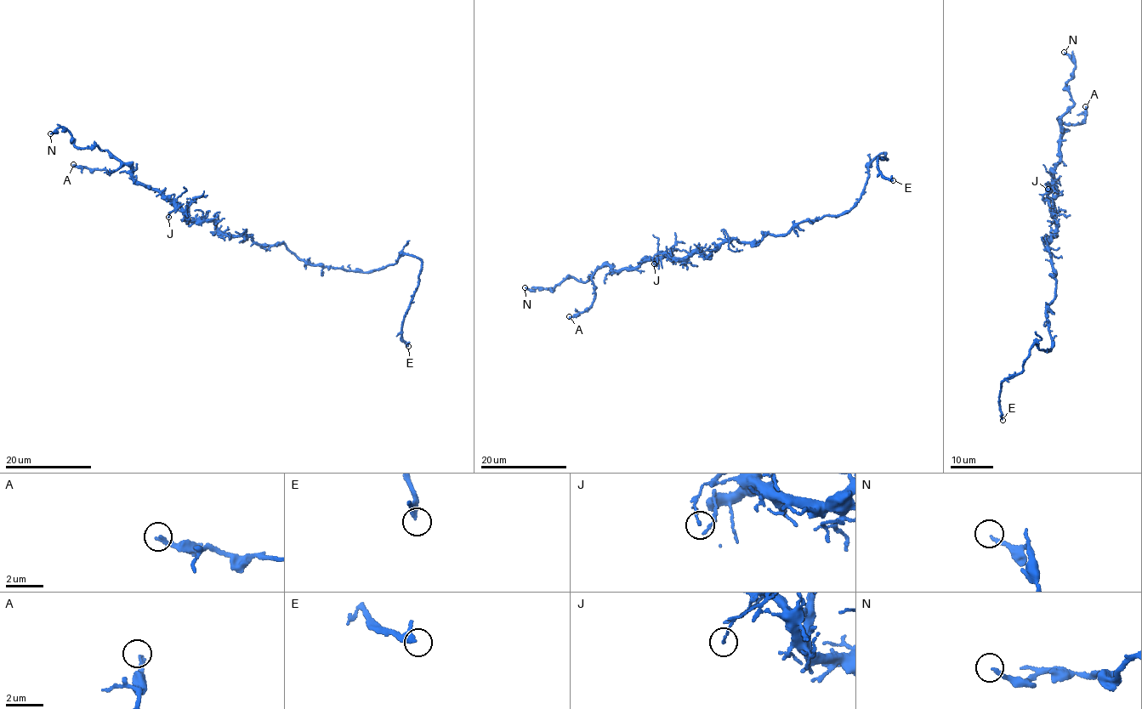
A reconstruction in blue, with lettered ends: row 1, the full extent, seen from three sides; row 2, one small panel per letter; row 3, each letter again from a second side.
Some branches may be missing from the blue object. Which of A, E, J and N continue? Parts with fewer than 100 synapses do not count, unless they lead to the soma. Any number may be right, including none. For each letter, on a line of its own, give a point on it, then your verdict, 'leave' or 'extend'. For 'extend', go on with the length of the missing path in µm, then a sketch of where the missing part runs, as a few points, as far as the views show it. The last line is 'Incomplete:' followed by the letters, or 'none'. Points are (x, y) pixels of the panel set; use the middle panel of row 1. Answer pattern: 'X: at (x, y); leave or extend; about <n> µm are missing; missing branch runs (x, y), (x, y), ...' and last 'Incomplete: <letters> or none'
A: at (569, 316); leave
E: at (893, 180); extend; about 3 µm are missing
J: at (654, 263); leave
N: at (525, 287); leave
Incomplete: E

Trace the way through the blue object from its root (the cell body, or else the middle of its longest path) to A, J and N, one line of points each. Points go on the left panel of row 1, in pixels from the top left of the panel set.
A: (262, 244), (221, 232), (211, 220), (190, 219), (135, 179), (130, 165), (109, 174), (105, 168), (73, 164)
J: (262, 244), (250, 236), (221, 232), (211, 220), (192, 220), (178, 210), (173, 211), (168, 217)
N: (262, 244), (221, 232), (211, 220), (192, 220), (111, 153), (76, 146), (61, 127), (50, 133)

